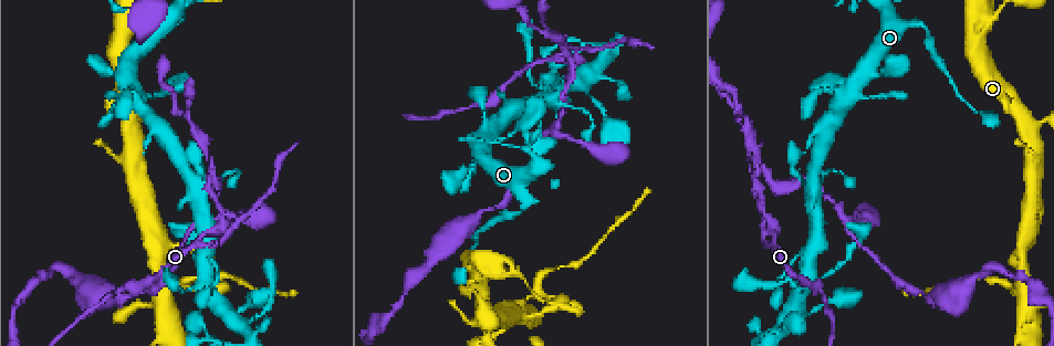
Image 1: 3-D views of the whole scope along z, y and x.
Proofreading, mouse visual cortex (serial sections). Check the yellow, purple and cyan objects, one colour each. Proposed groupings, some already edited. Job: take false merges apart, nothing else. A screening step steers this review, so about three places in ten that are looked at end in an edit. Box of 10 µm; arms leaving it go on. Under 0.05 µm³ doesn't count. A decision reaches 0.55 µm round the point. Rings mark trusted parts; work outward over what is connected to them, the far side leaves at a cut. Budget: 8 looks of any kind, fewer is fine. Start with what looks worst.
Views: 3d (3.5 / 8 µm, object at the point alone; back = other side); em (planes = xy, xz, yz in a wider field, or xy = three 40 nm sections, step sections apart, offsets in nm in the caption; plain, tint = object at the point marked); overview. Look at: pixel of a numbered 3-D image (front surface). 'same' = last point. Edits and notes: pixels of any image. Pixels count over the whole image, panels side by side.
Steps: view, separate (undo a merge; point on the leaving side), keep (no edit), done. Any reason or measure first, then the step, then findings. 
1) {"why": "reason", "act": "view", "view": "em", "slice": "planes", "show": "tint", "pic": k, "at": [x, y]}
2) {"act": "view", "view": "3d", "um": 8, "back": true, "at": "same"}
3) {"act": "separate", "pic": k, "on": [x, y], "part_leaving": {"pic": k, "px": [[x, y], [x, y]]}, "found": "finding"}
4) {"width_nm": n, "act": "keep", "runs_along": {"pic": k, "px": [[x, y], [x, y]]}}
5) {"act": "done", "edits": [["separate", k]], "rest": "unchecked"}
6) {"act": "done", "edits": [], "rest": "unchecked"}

{"why": "abrupt turn", "act": "view", "view": "3d", "um": 3.5, "pic": 1, "at": [517, 215]}

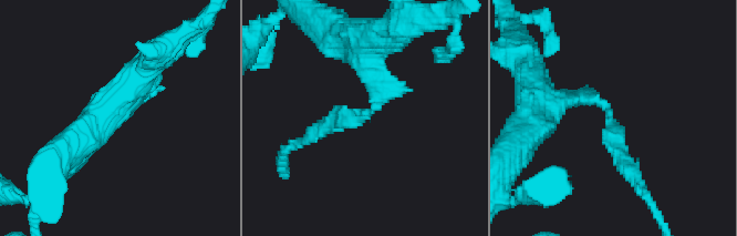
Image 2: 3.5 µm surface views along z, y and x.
{"why": "now the EM", "act": "view", "view": "em", "slice": "xy", "step": 5, "show": "tint", "pic": 2, "at": [610, 108]}

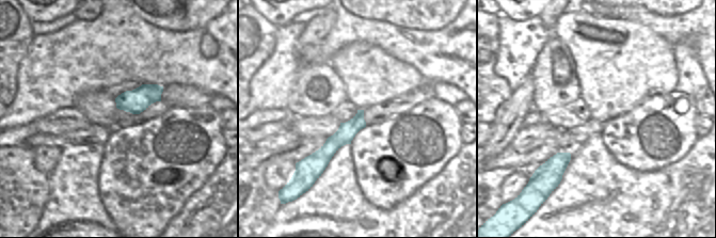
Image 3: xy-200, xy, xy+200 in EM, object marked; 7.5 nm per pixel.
{"why": "cut it another way", "act": "view", "view": "em", "slice": "xy", "step": 3, "show": "tint", "at": "same"}

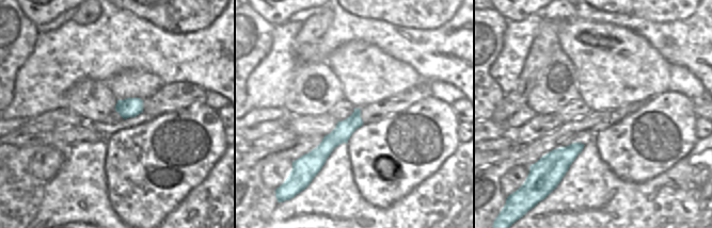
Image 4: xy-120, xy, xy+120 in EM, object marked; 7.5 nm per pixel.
{"act": "keep", "runs_along": {"pic": 4, "px": [[358, 111], [310, 163], [302, 164]]}, "found": "one cell here"}

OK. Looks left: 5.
{"why": "four or more arms meet", "act": "view", "view": "3d", "um": 3.5, "pic": 1, "at": [1024, 284]}

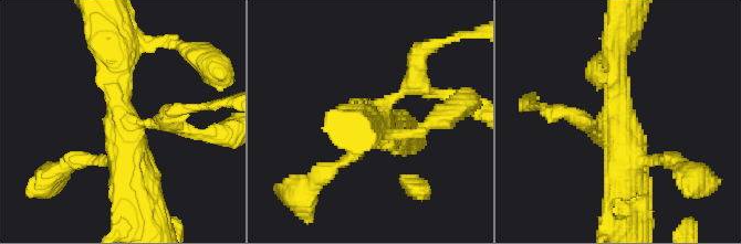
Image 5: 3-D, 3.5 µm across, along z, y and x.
{"act": "view", "view": "em", "slice": "xy", "step": 2, "show": "tint", "pic": 5, "at": [124, 119]}

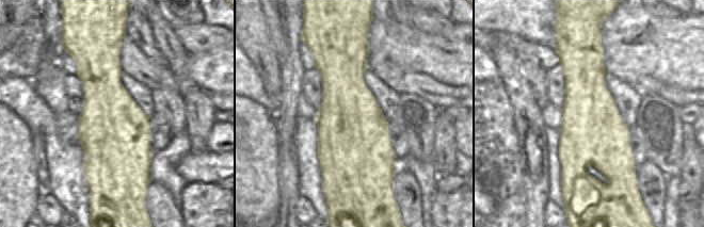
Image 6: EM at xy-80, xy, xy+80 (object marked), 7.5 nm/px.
{"why": "another direction", "act": "view", "view": "em", "slice": "xy", "step": 3, "show": "tint", "at": "same"}

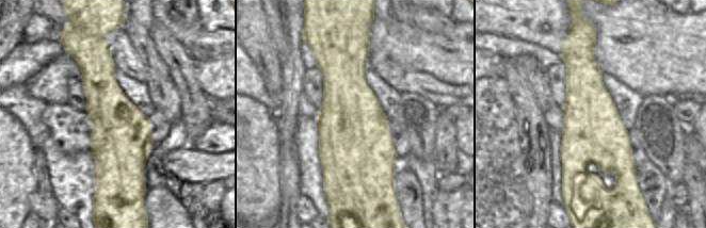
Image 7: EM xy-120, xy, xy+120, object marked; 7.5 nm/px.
{"act": "separate", "pic": 5, "on": [190, 129], "part_leaving": {"pic": 5, "px": [[152, 123], [186, 106], [227, 103]]}, "found": "a second cell is stuck on"}

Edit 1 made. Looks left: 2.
{"act": "done", "edits": [["separate", 5]], "rest": "unchecked"}

